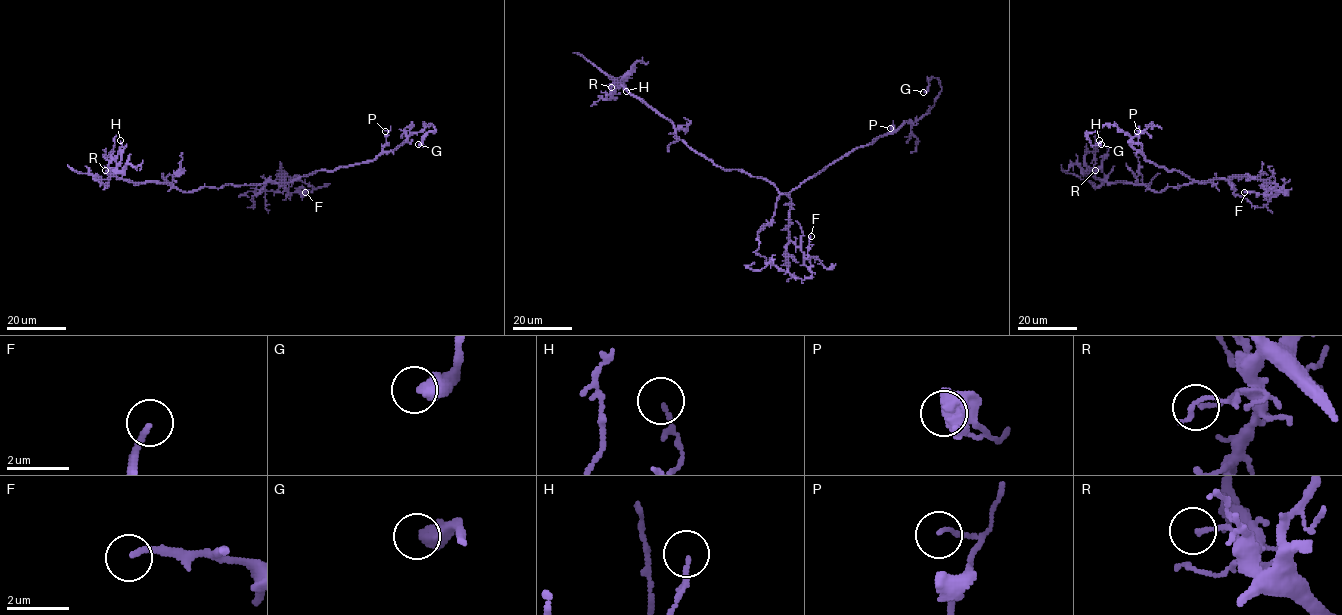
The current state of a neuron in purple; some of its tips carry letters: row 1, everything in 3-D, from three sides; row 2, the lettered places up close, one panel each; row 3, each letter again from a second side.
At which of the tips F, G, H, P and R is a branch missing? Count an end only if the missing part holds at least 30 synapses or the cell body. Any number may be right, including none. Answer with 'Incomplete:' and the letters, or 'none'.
Incomplete: none

